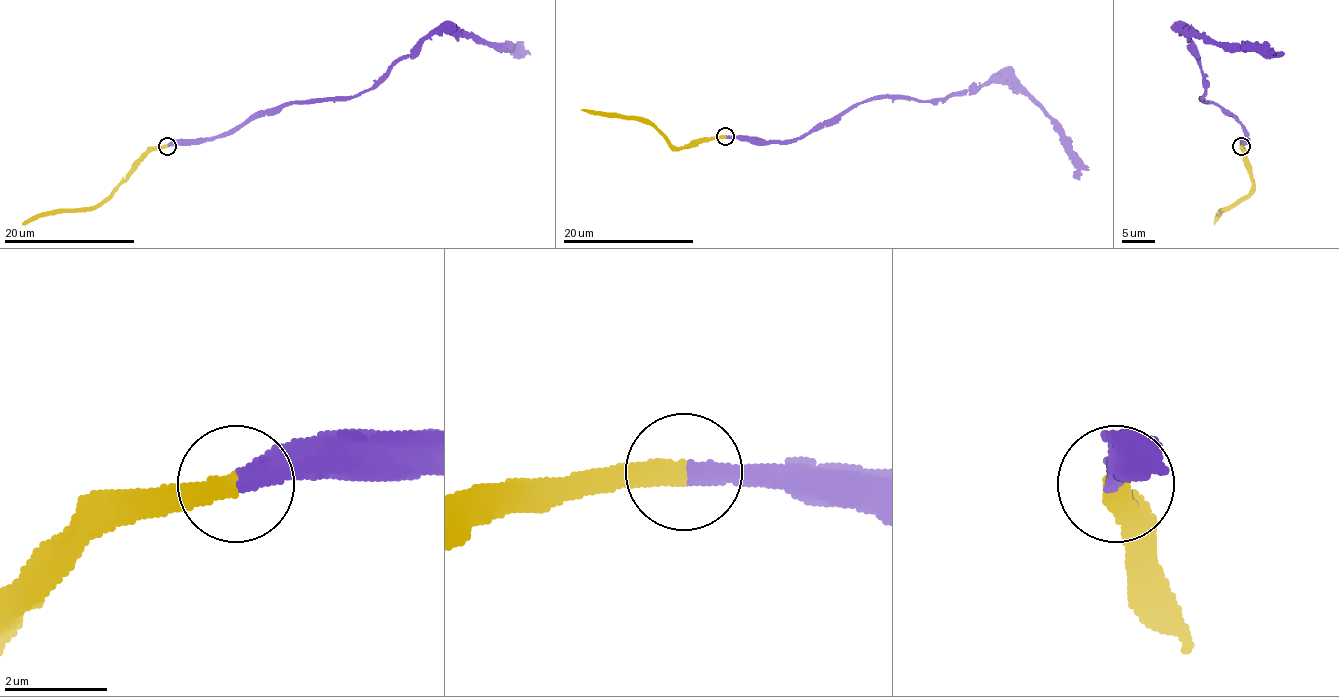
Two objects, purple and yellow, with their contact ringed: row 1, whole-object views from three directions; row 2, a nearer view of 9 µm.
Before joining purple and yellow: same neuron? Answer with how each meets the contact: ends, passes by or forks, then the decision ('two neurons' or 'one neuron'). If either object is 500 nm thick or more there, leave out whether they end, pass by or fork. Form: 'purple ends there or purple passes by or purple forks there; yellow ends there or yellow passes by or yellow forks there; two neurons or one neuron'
purple ends there; yellow ends there; one neuron

